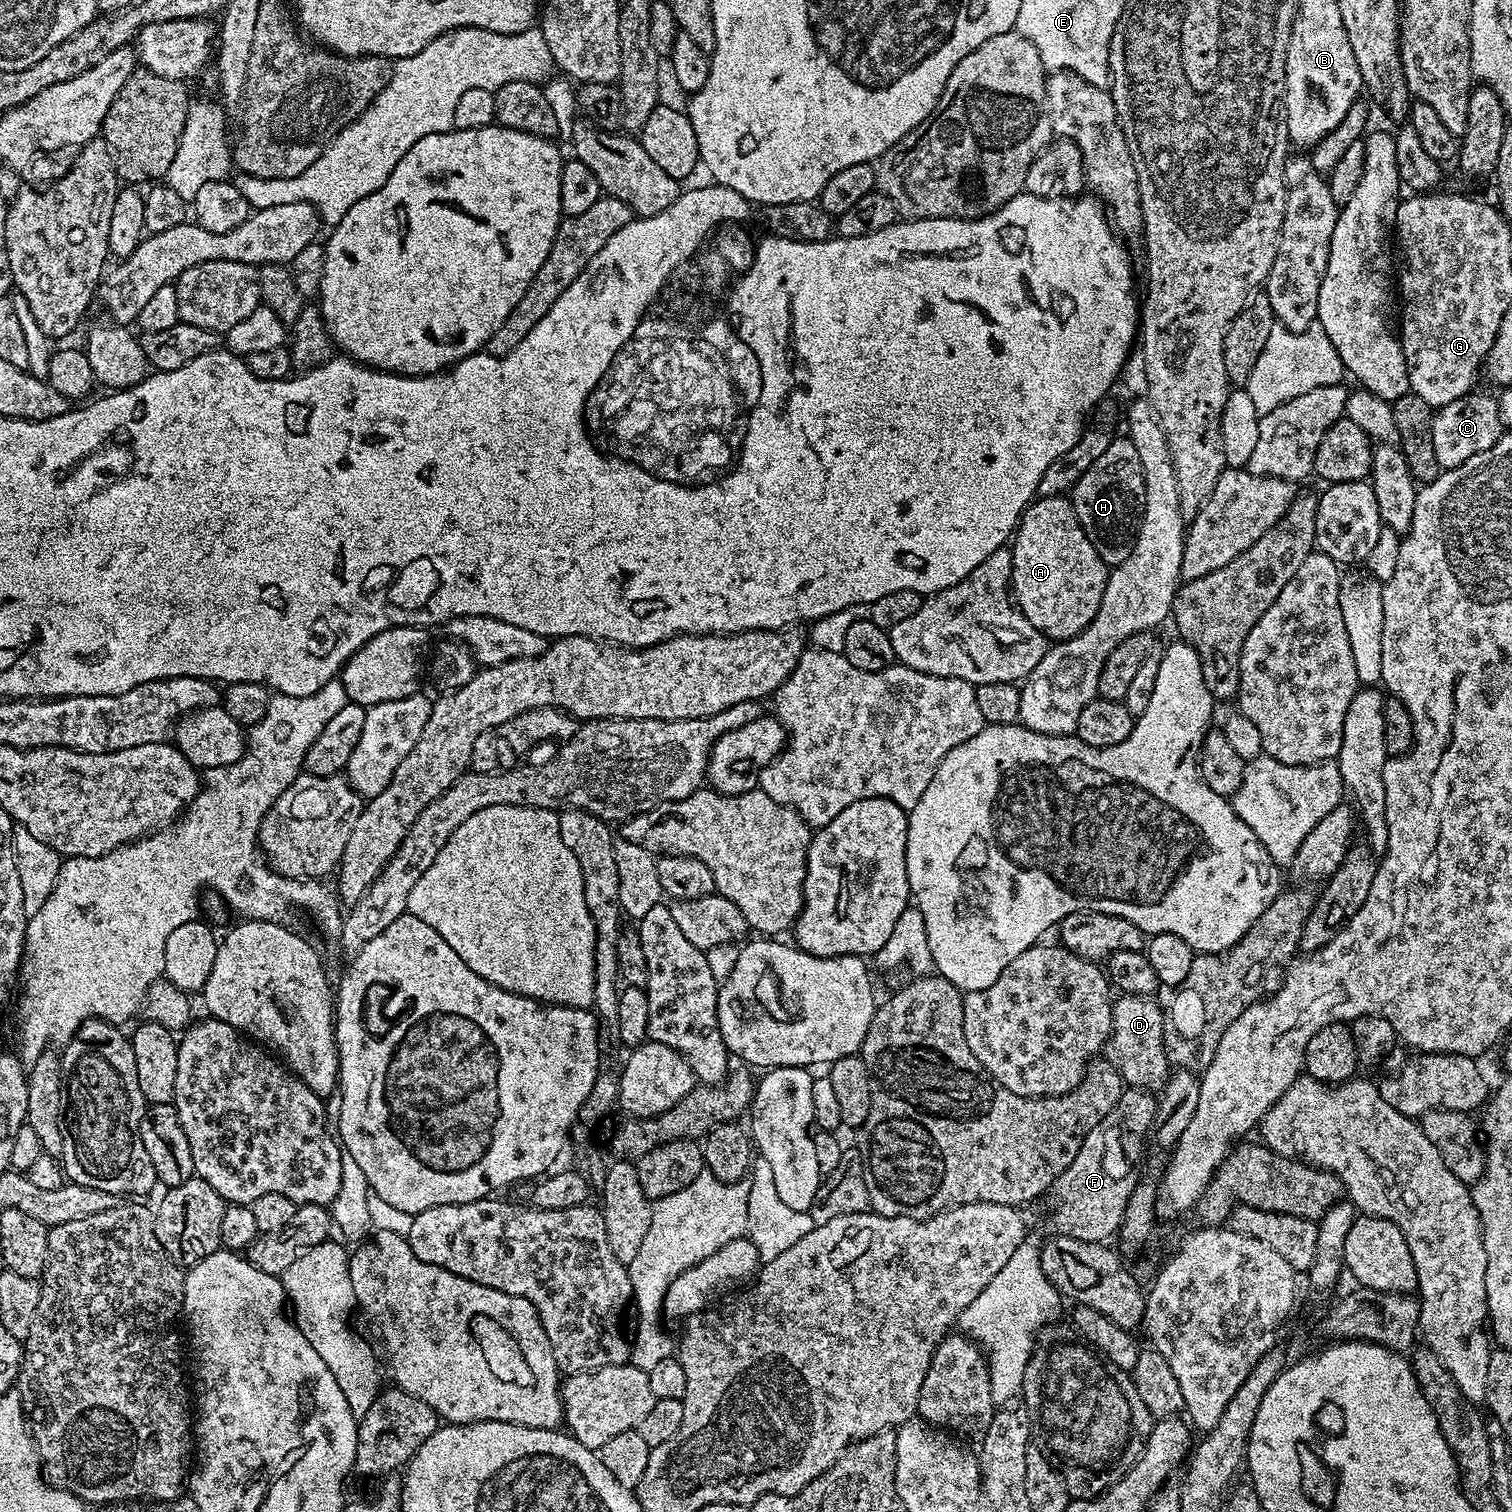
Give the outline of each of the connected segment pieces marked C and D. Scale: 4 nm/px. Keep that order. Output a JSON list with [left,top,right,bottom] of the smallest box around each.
[[1433,390,1506,469],[1110,996,1170,1093]]

